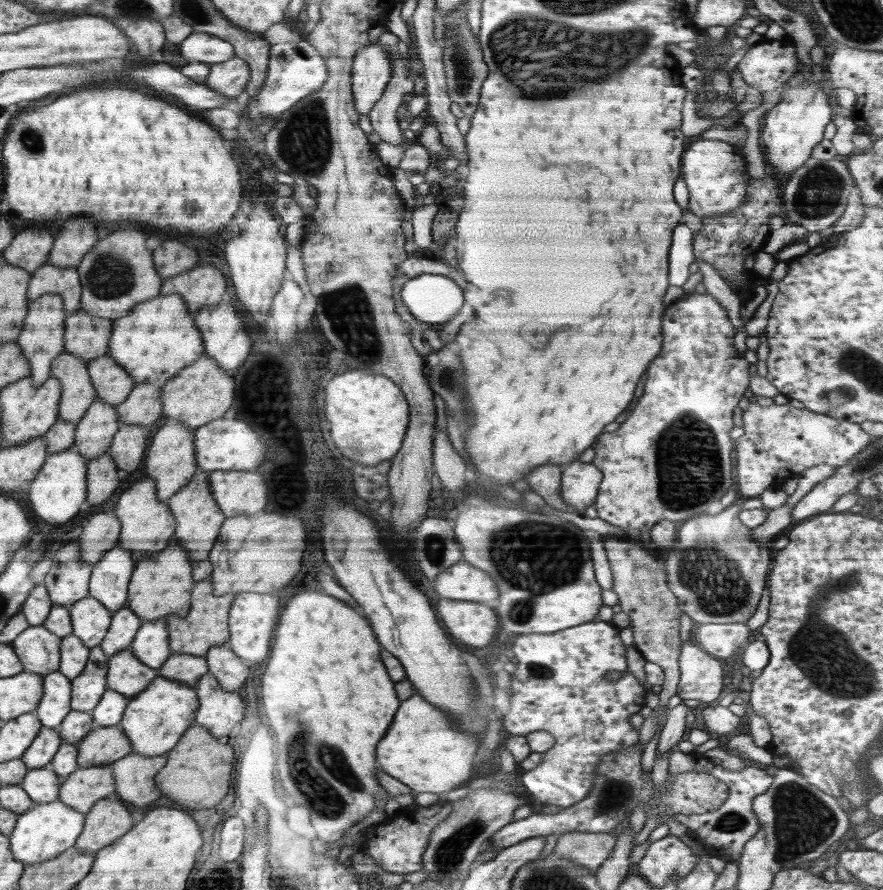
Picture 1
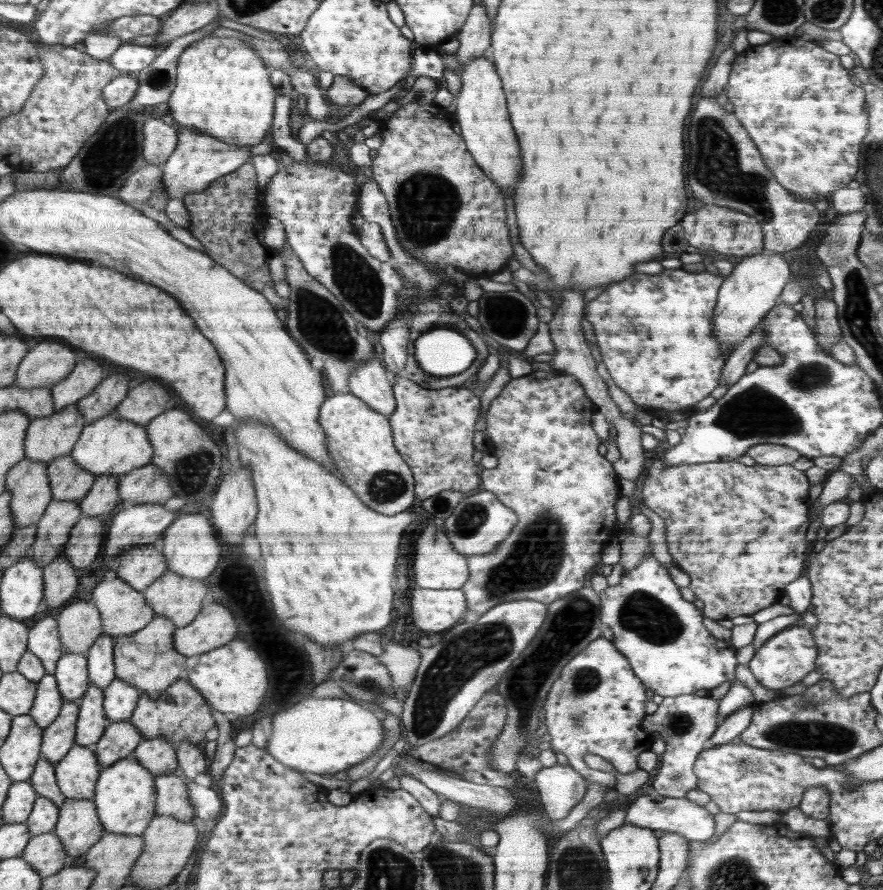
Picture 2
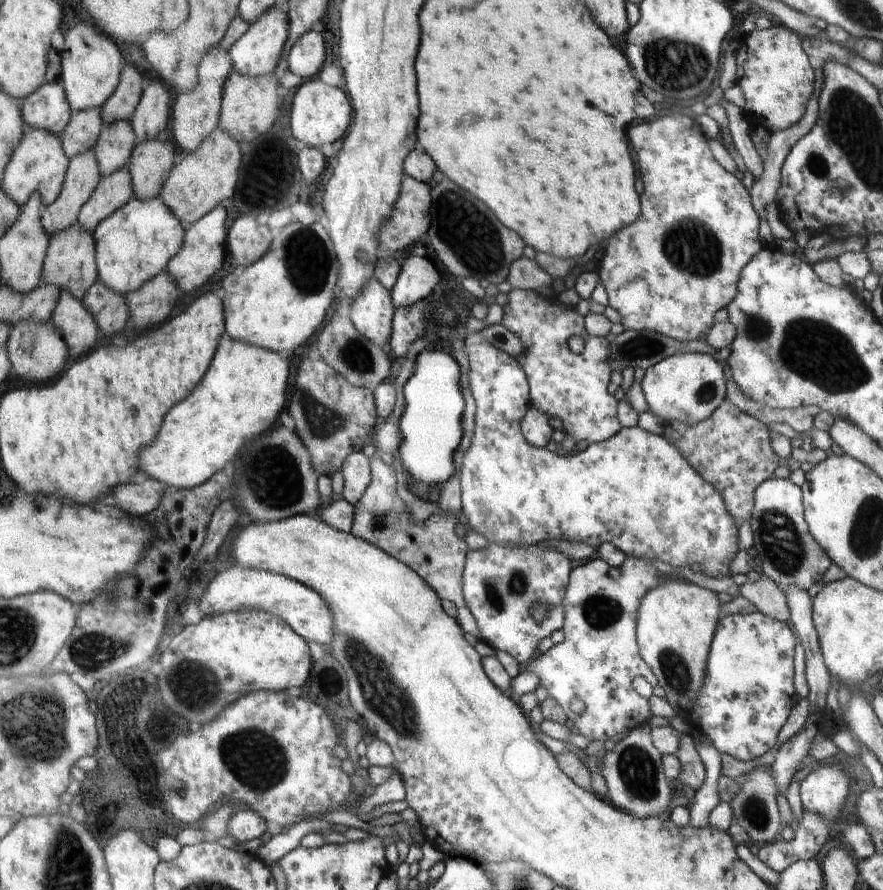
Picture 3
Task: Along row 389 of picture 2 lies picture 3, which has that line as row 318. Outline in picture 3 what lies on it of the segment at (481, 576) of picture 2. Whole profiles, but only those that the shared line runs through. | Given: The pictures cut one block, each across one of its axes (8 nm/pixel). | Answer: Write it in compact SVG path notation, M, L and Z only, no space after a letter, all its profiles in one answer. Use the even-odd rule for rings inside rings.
M512 288L506 296L507 303L502 306L504 318L500 324L508 328L512 334L516 334L518 340L524 344L524 356L516 358L516 362L520 364L520 368L526 374L531 407L536 407L549 418L558 417L563 424L563 432L572 436L574 442L586 440L591 445L614 436L620 430L621 424L618 420L618 401L614 395L608 392L612 372L610 364L606 362L608 346L610 346L608 340L605 337L590 336L586 332L584 316L574 310L568 310L568 316L562 318L562 314L564 314L562 302L560 300L549 302L548 298L544 298L542 291ZM572 336L584 338L584 350L579 354L572 352L568 347L568 340Z

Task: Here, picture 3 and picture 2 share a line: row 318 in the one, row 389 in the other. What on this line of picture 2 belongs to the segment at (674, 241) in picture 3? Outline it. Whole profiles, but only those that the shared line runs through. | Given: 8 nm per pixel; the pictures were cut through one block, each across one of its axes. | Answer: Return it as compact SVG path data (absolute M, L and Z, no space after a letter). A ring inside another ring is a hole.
M683 268L662 270L660 274L652 274L652 280L650 274L638 274L636 288L632 276L622 282L612 282L610 286L606 286L604 294L600 294L585 306L584 316L592 325L602 360L612 380L632 398L638 408L648 411L653 417L671 415L695 406L719 385L719 376L728 350L713 336L712 319L722 283L722 275L716 276L707 271L694 274ZM640 352L642 374L636 372Z

